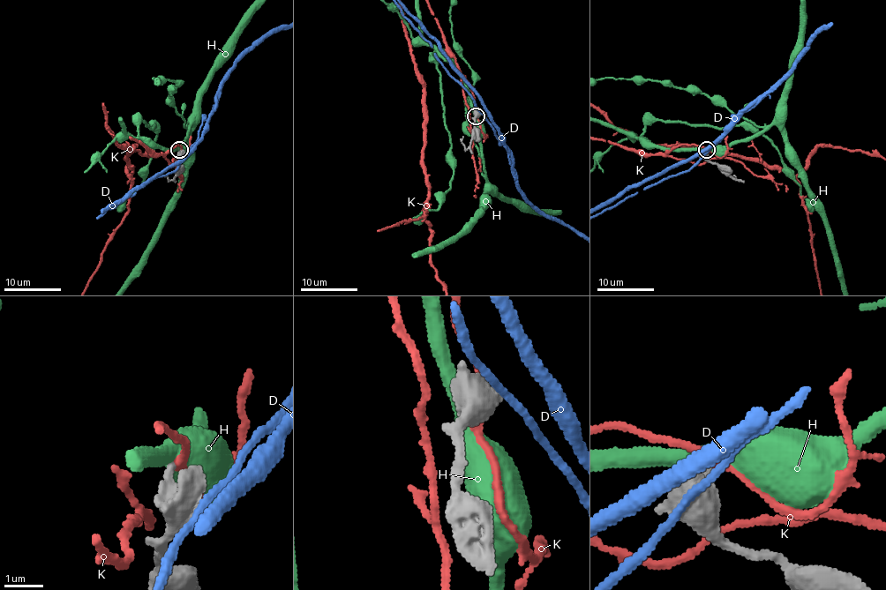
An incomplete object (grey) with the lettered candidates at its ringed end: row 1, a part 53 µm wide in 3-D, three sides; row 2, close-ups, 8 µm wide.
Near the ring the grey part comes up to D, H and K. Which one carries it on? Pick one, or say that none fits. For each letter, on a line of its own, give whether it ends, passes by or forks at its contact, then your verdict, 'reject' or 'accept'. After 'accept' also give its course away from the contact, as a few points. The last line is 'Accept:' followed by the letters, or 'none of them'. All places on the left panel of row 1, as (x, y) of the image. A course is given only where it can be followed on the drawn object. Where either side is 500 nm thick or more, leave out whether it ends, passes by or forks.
D: it passes by; reject
H: it passes by; reject
K: it passes by; reject
Accept: none of them

